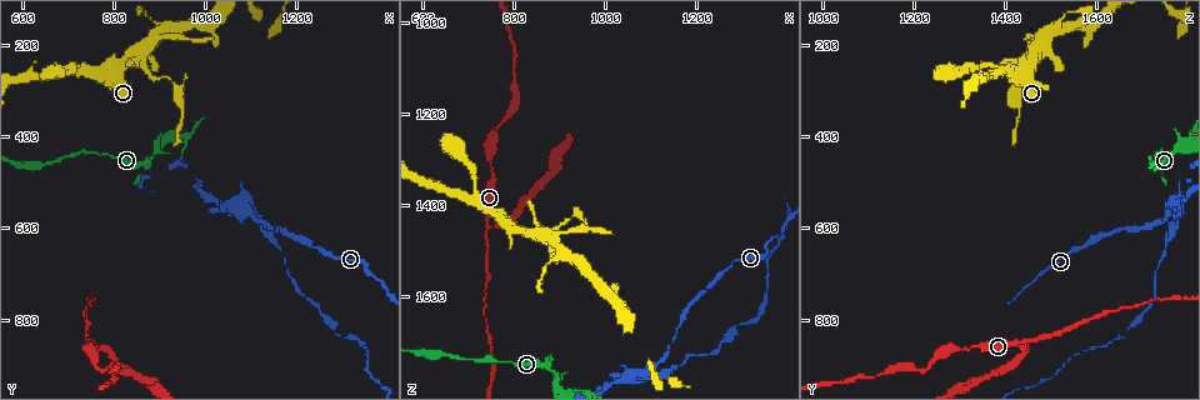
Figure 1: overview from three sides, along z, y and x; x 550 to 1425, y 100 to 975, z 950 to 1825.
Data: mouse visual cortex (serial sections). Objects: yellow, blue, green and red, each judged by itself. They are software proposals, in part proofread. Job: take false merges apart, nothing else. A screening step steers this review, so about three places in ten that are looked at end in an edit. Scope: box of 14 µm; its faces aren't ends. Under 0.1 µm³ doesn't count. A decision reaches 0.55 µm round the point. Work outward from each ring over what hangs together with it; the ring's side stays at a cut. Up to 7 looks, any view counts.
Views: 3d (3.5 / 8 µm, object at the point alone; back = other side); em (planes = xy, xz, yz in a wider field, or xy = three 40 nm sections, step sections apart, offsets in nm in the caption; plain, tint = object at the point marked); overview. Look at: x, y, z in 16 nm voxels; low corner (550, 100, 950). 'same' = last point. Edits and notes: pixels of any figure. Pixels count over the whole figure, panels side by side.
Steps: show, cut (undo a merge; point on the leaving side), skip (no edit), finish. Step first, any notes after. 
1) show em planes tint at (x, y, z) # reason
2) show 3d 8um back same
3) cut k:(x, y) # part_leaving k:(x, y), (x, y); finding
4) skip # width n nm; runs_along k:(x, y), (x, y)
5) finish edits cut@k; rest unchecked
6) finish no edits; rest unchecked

show 3d 3.5um at (890, 430, 1770) # abrupt turn

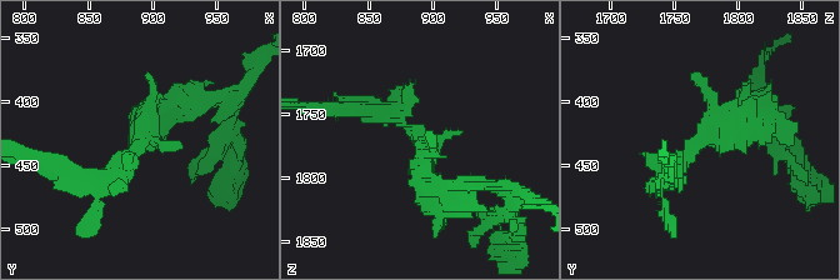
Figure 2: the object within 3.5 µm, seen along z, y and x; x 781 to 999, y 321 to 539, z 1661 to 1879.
show em xy step 1 tint at (892, 428, 1778) # need the tissue

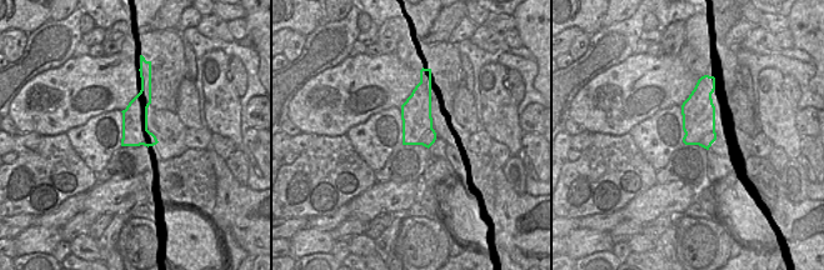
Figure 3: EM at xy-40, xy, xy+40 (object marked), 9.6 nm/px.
cut 2:(439, 143) # part_leaving 2:(409, 129), (424, 183), (463, 186); a second cell is stuck on

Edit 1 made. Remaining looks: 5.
show overview

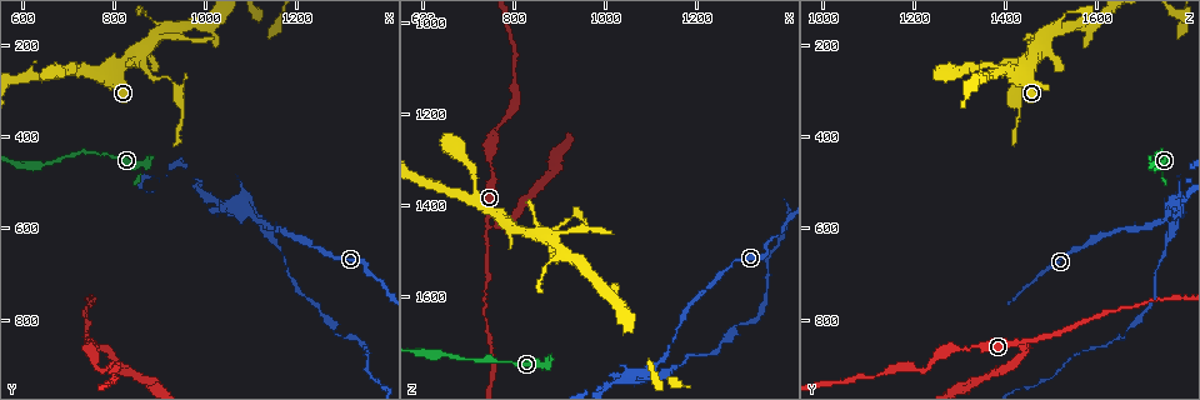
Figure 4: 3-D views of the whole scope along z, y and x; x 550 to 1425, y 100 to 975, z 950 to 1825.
show 3d 3.5um at (715, 250, 1390) # a fork

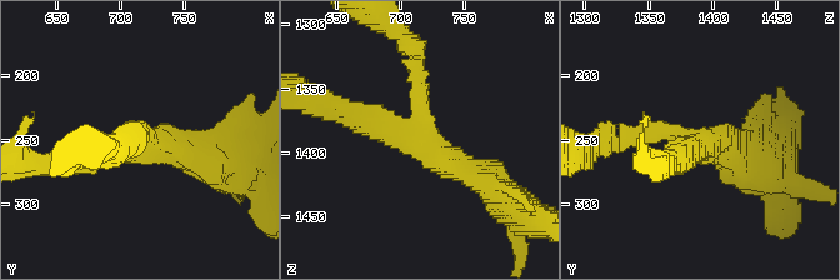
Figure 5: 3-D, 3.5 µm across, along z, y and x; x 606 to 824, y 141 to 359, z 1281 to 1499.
show em xy step 2 tint at (712, 254, 1390) # arms 3; arm_widths 250, 300, 350 nm; shape alone is not enough

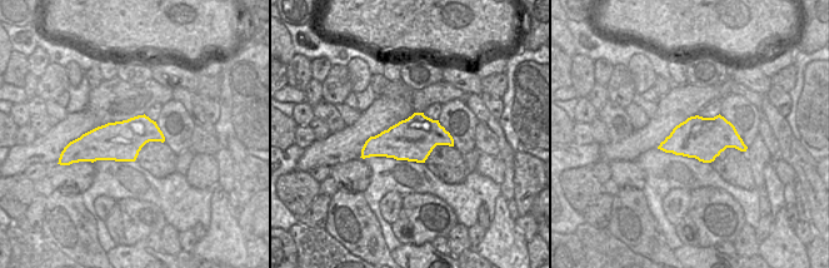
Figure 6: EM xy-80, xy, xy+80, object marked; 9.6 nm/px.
show em xy step 1 tint same

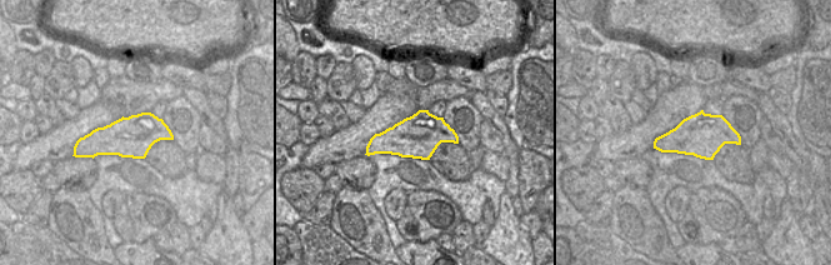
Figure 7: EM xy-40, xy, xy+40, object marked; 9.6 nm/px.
skip # runs_along 5:(483, 180), (414, 141), (418, 64); all the same cell

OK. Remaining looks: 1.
finish edits cut@2; rest unchecked

